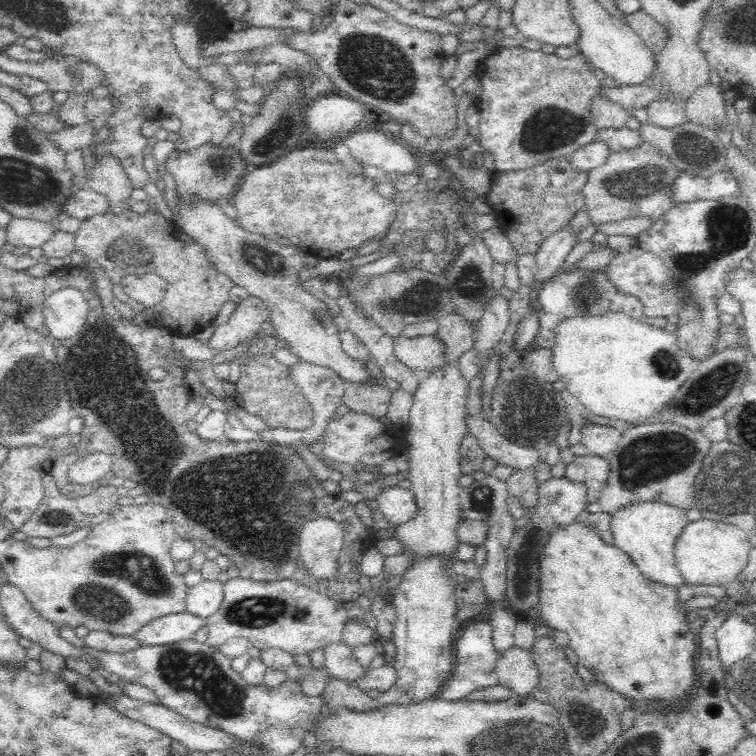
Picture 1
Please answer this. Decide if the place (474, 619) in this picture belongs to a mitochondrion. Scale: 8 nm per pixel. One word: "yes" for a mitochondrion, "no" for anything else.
no

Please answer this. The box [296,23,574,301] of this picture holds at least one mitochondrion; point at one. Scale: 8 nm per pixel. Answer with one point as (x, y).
(369, 64)

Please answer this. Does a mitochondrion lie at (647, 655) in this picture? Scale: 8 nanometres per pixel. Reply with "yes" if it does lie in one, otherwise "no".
no

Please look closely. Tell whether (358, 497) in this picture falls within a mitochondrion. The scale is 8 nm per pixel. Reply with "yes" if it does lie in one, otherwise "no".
no

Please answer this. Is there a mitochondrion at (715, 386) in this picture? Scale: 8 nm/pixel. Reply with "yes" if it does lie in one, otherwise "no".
yes

